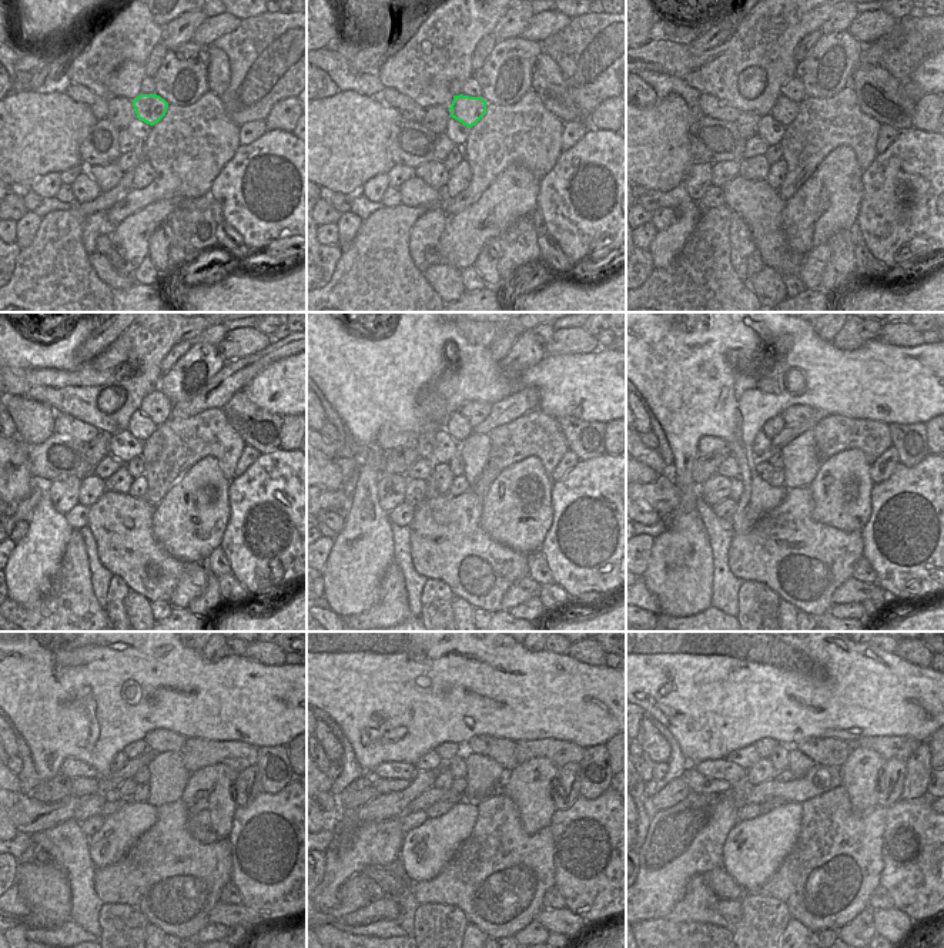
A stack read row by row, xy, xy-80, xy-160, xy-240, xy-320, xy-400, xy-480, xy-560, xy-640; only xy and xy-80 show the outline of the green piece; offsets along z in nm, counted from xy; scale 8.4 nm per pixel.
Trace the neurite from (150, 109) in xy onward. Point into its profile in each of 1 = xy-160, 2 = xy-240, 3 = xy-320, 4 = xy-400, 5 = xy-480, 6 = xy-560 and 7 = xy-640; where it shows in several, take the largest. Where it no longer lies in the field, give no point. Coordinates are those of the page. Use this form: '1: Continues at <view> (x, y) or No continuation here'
1: Continues at xy-160 (785, 110)
2: Continues at xy-240 (140, 425)
3: Continues at xy-320 (457, 425)
4: Continues at xy-400 (775, 425)
5: Continues at xy-480 (139, 747)
6: Continues at xy-560 (448, 750)
7: Continues at xy-640 (766, 746)

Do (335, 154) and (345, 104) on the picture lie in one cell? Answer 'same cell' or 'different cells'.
same cell

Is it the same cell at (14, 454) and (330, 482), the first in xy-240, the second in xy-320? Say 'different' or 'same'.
same

